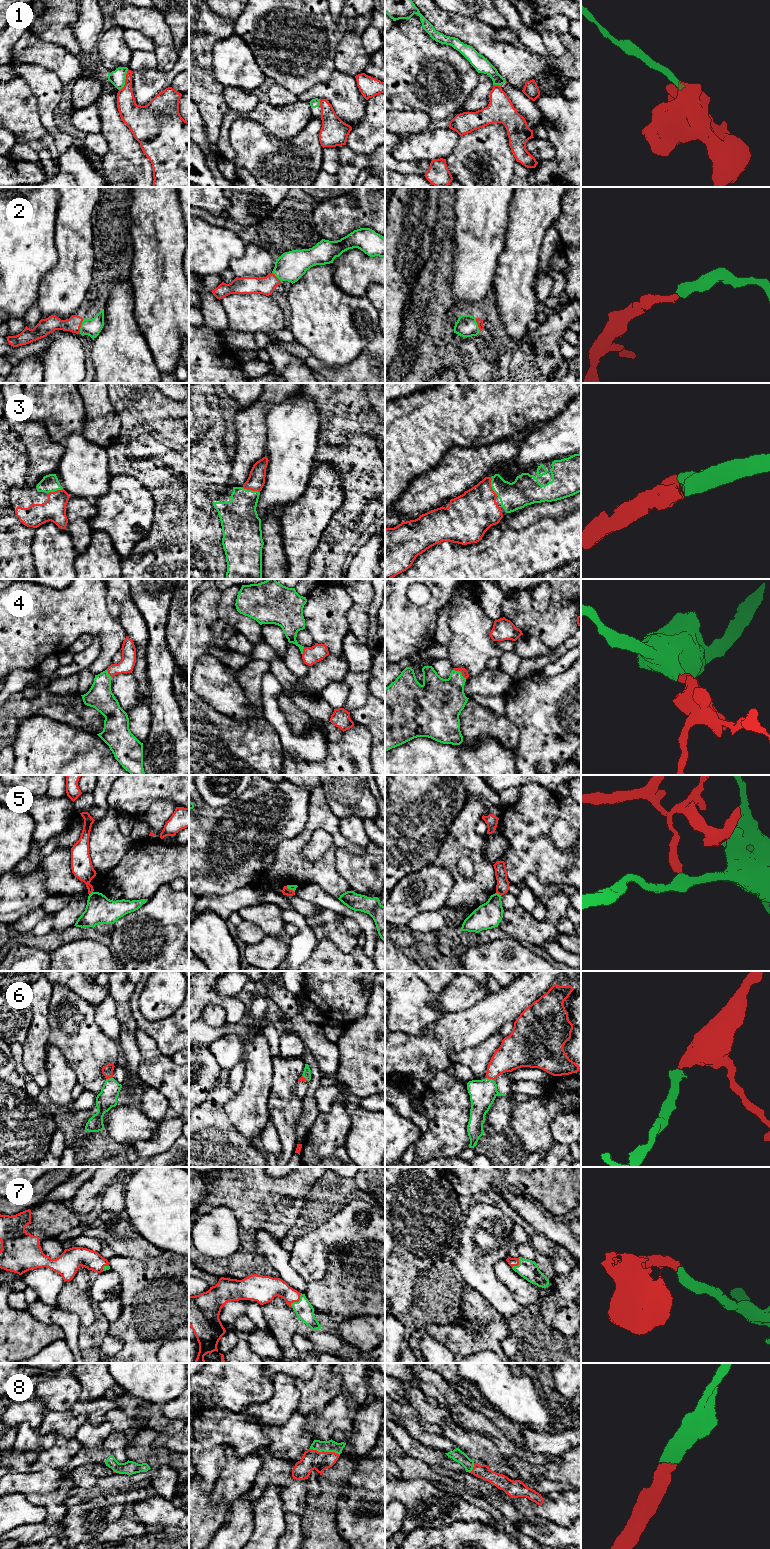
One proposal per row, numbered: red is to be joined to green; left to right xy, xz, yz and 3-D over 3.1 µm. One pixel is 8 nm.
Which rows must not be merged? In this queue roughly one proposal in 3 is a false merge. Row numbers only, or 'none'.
1, 5

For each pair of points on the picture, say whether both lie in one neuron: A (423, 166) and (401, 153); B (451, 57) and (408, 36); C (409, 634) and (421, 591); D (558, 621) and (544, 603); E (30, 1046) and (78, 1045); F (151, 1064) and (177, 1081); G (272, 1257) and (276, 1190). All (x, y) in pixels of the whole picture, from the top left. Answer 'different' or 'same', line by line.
A: different
B: same
C: different
D: different
E: different
F: same
G: different

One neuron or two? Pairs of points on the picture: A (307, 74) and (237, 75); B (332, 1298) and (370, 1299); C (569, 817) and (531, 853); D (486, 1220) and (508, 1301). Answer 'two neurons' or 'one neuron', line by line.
A: two neurons
B: one neuron
C: two neurons
D: one neuron

